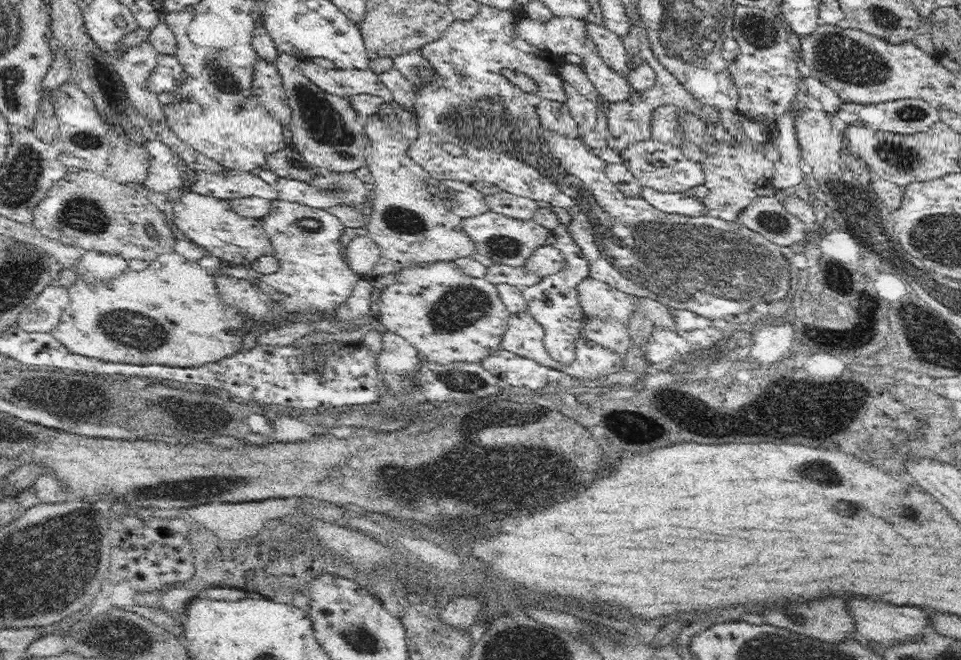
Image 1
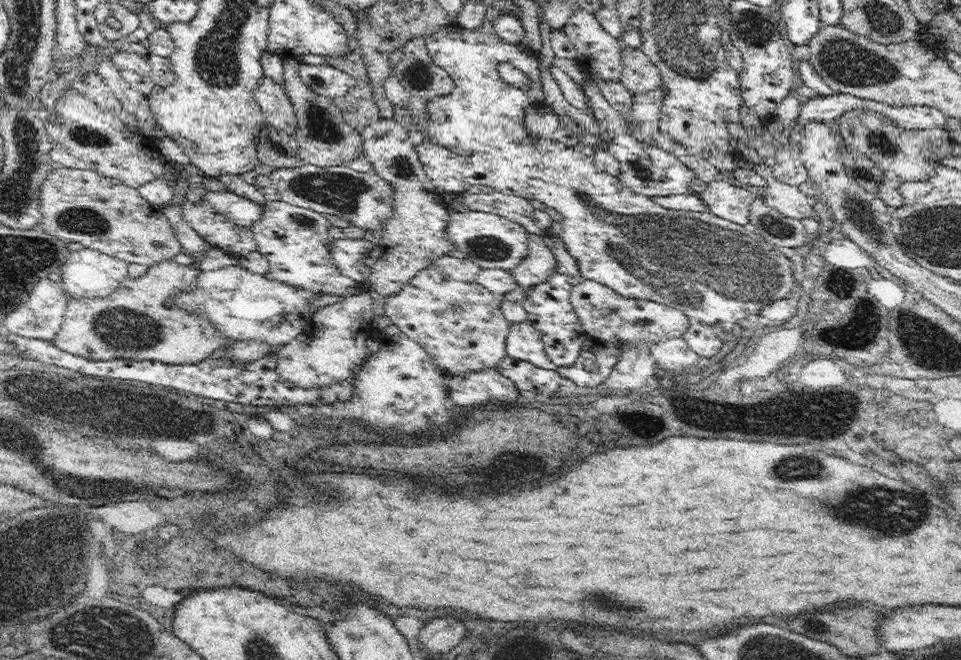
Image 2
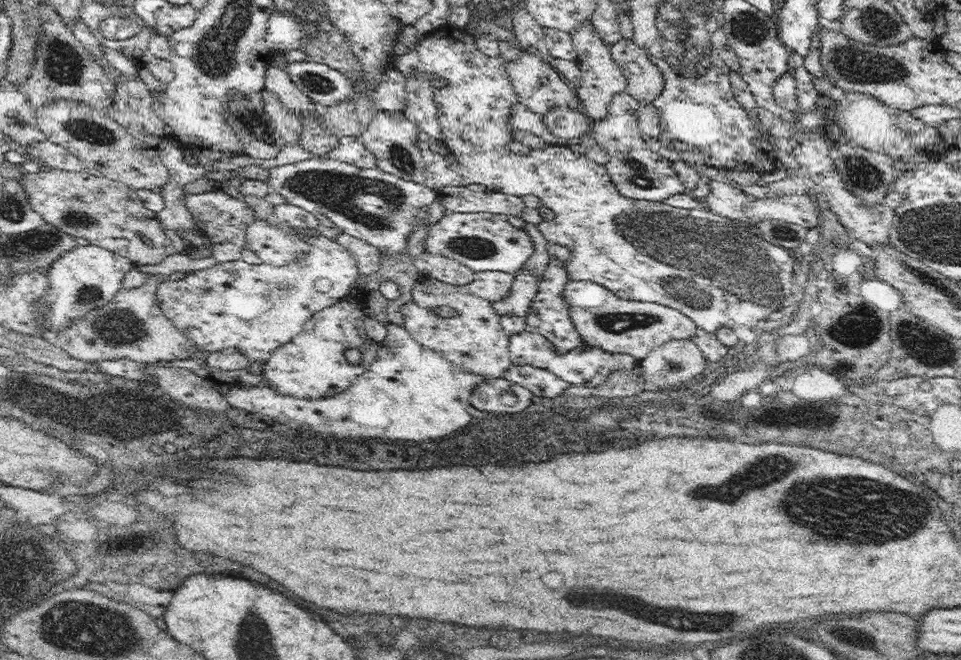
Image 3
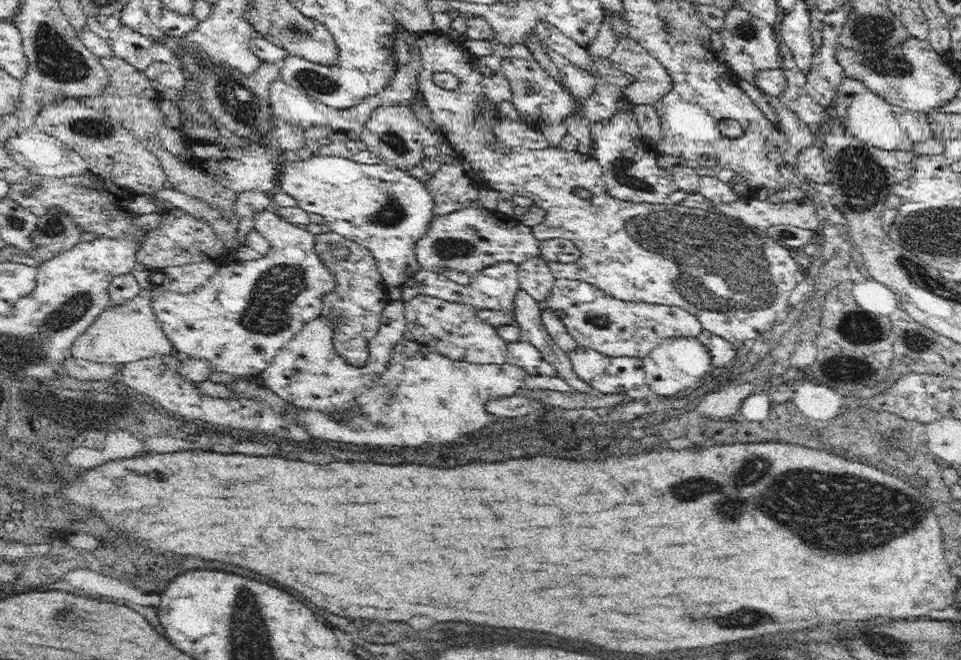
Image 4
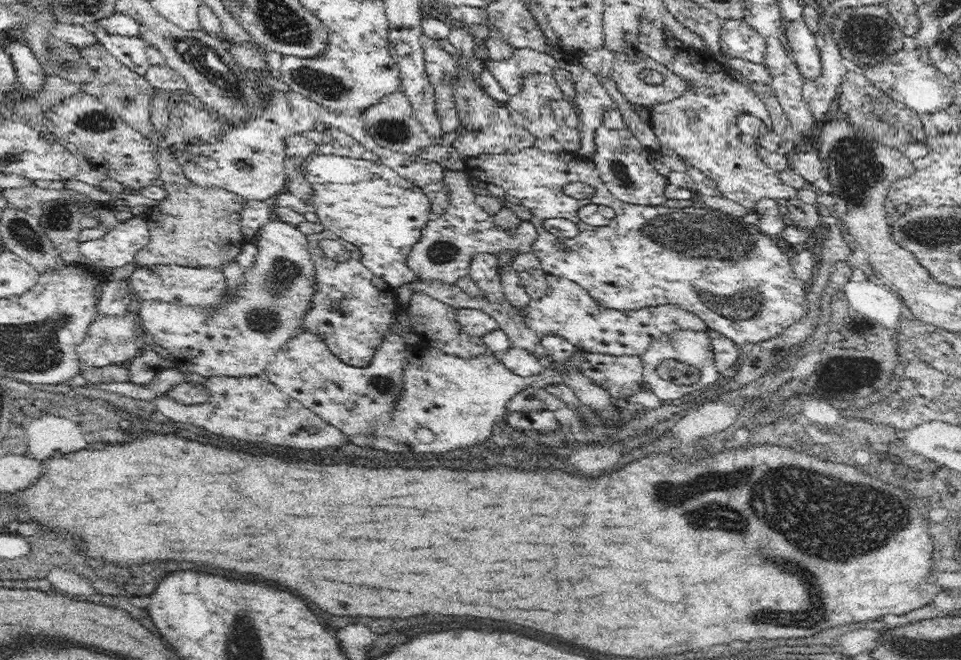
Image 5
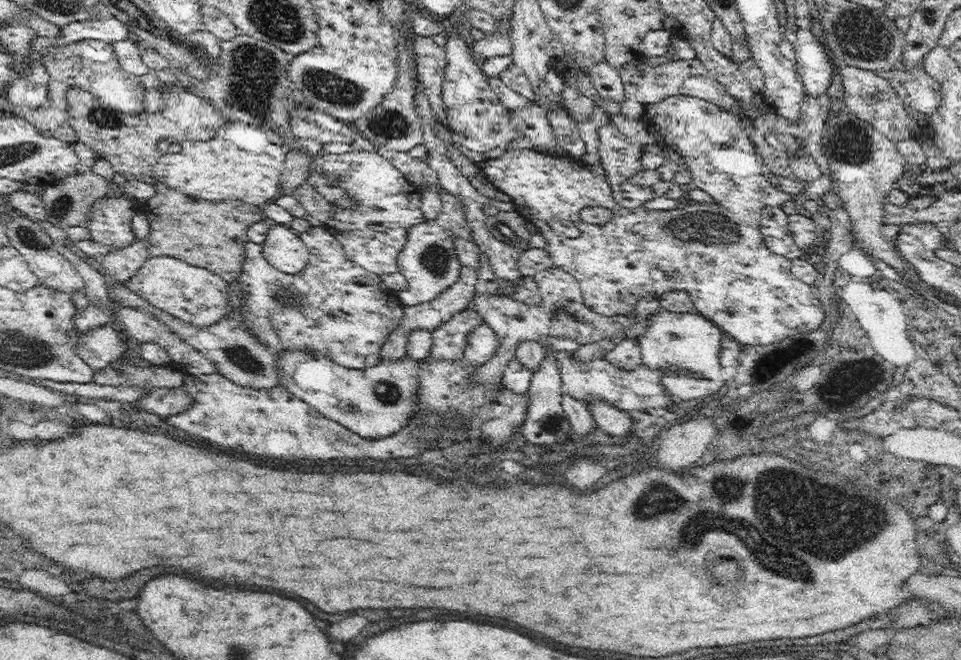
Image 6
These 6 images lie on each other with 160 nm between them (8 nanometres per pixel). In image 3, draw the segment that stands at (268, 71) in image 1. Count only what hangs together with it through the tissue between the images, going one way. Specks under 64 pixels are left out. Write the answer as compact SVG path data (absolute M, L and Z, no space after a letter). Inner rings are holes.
M264 87L260 92L265 111L274 124L282 138L288 143L296 143L300 136L300 120L294 112L290 112L288 107L270 90Z

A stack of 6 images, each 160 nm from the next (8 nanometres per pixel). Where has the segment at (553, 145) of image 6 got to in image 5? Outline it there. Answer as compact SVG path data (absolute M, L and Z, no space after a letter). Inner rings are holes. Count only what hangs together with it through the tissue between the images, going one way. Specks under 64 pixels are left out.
M536 70L520 74L520 90L509 97L504 105L512 116L522 117L526 121L525 127L539 138L540 136L553 135L559 129L560 126L554 119L554 110L552 110L550 102L560 99L564 99L564 94L552 74L542 74Z

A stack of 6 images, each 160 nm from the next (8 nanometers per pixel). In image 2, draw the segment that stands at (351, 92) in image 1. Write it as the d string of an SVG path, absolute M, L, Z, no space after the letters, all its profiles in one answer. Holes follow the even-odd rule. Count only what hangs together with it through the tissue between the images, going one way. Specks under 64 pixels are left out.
M301 62L299 75L314 92L327 98L345 96L357 85L355 77L328 62L322 65Z

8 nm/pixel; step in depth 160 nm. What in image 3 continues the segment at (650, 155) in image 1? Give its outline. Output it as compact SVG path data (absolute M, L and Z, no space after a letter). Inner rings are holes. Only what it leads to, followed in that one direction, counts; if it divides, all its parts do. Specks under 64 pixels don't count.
M628 91L618 92L612 95L608 116L596 120L592 125L592 138L612 156L612 161L606 166L609 175L624 196L638 200L662 201L672 194L688 192L672 167L672 161L664 156L650 156L650 147L642 138L640 124L637 122L640 108L640 102Z

